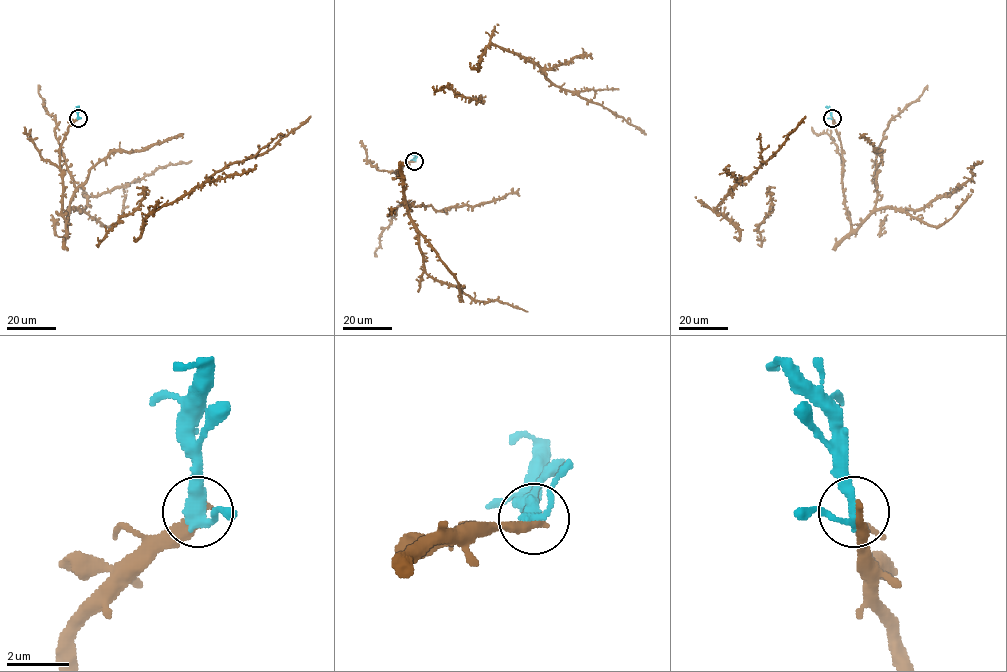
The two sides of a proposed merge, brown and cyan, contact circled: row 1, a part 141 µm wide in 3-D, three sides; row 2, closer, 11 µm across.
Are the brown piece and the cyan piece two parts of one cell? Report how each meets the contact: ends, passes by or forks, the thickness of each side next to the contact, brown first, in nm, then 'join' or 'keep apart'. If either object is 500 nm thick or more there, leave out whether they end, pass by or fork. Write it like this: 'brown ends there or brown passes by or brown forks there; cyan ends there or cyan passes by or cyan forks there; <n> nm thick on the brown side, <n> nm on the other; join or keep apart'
brown ends there; cyan passes by; 400 nm thick on the brown side, 320 nm on the other; join

